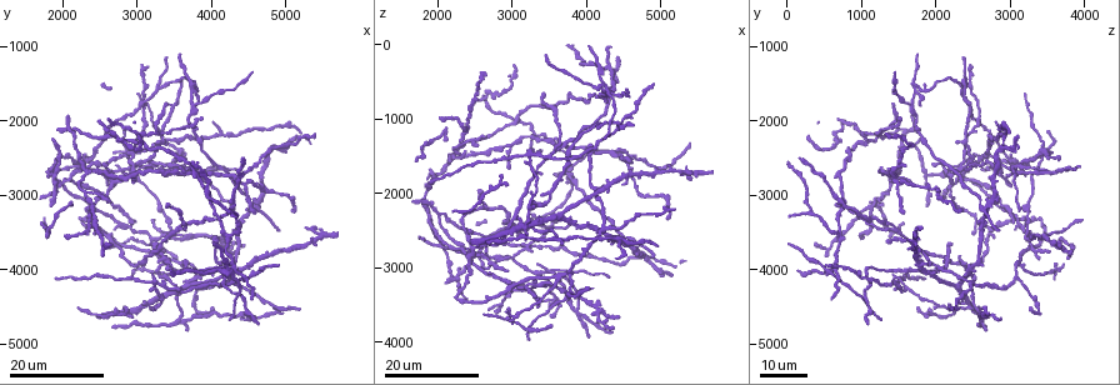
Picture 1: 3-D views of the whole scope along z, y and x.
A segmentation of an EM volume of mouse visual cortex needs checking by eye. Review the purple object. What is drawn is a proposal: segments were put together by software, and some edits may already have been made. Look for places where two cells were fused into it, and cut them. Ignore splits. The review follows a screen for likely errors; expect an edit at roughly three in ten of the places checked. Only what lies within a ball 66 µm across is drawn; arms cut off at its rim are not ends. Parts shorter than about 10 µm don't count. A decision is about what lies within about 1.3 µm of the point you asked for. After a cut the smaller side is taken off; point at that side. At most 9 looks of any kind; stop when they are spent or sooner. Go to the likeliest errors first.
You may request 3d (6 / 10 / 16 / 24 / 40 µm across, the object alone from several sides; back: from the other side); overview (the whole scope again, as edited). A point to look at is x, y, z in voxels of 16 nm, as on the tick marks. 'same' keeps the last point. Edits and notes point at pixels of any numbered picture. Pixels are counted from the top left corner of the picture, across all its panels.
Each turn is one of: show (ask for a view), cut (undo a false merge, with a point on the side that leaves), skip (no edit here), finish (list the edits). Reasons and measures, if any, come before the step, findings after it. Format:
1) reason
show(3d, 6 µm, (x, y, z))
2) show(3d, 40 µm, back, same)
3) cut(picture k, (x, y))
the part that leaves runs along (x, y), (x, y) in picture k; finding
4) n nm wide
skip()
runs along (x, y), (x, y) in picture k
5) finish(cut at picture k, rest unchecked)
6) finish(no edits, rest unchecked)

a fork
show(3d, 16 µm, (3500, 3600, 3250))

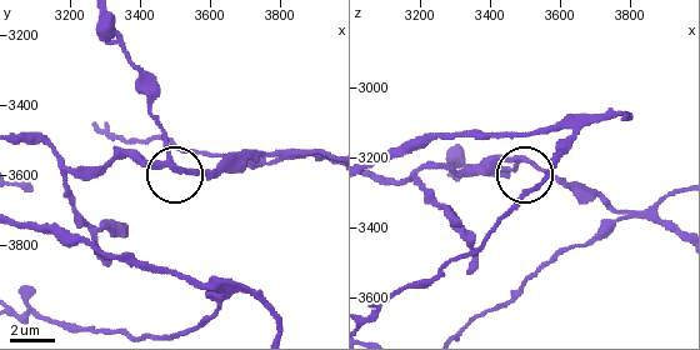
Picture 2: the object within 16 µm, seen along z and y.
show(3d, 6 µm, (3490, 3570, 3210))

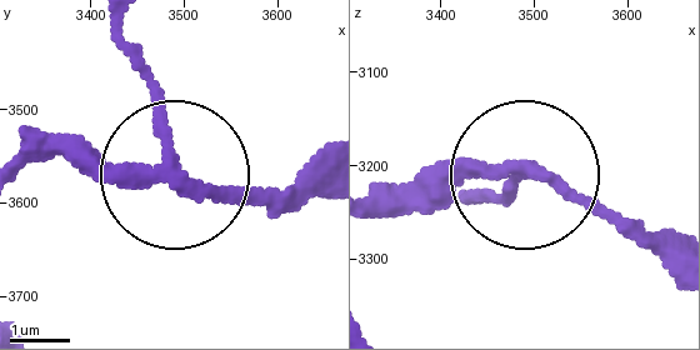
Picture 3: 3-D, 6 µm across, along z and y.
230 nm wide
cut(picture 3, (164, 98))
the part that leaves runs along (175, 171), (150, 71), (120, 28) in picture 3; two cells meet here

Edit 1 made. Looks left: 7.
show(3d, 24 µm, (3200, 4200, 1450))

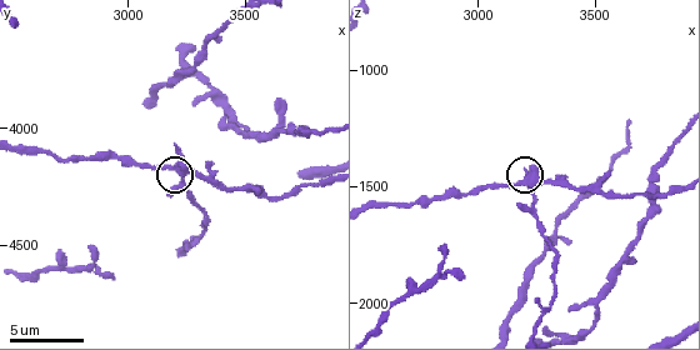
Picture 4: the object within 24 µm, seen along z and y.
show(3d, 10 µm, (3220, 4180, 1480))

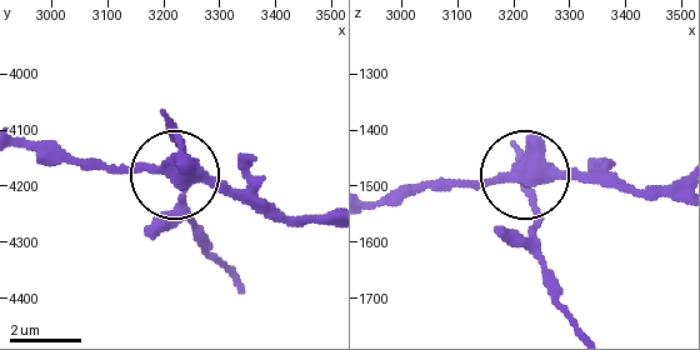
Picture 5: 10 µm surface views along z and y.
330 nm wide
skip()
runs along (571, 323), (533, 233), (533, 155), (488, 179), (428, 179) in picture 5; all the same cell

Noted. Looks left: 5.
two arms in line, one across
show(3d, 24 µm, (2400, 2750, 1500))

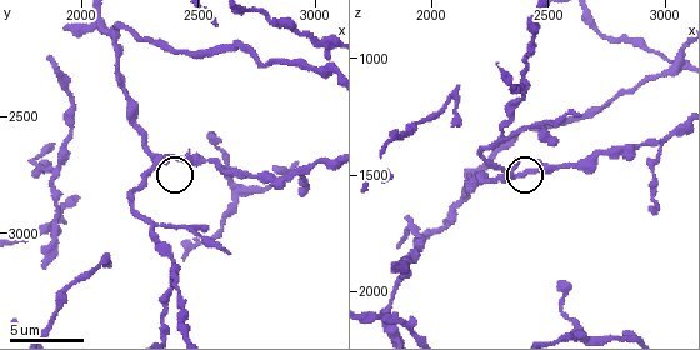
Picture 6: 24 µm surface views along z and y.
show(3d, 10 µm, (2350, 2700, 1470))

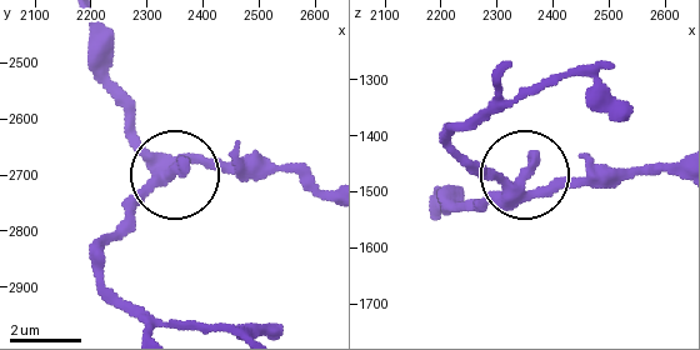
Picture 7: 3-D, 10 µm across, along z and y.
3 arms
skip()
all the same cell

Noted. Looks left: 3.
show(overview)

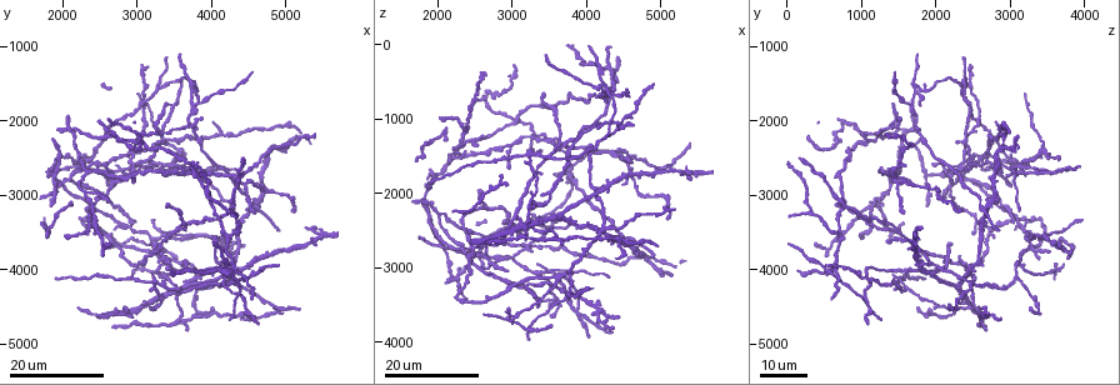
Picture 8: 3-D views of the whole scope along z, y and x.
show(3d, 24 µm, (3550, 4650, 2600))

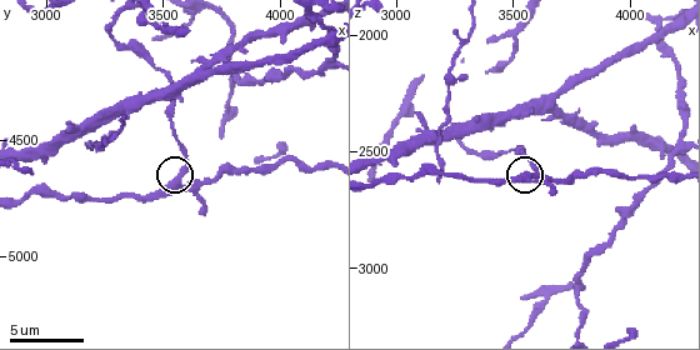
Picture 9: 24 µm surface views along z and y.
show(3d, 10 µm, (3570, 4680, 2600))

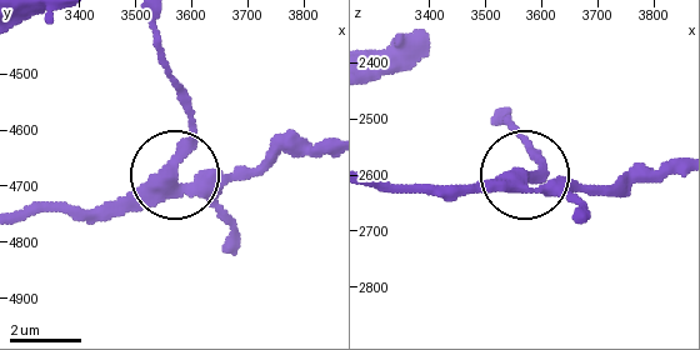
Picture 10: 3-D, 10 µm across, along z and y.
3 arms
skip()
runs along (373, 176), (408, 188), (498, 188), (543, 161), (534, 153) in picture 10; all the same cell

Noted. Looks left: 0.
finish(cut at picture 3, rest unchecked)

